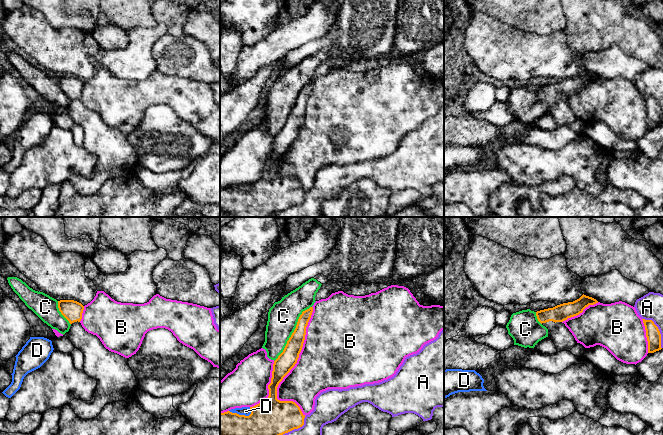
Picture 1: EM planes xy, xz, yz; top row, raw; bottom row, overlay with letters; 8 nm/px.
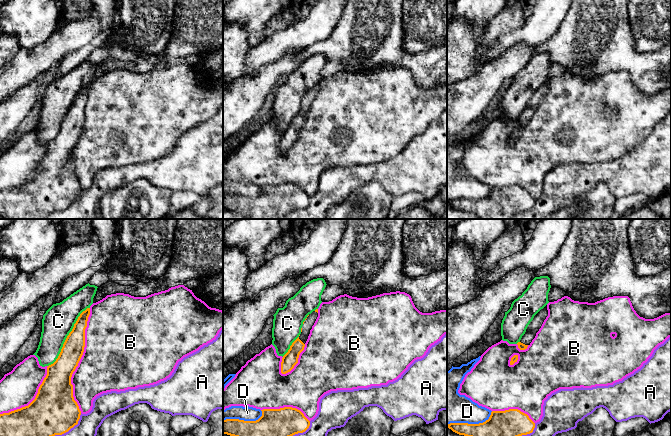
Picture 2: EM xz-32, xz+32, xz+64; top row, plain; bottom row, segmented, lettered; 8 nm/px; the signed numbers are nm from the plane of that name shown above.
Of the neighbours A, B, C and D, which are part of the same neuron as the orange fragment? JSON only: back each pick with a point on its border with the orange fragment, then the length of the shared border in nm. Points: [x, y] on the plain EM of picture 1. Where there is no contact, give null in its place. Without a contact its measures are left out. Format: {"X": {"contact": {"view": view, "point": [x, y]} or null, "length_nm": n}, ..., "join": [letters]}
{"join": []}

